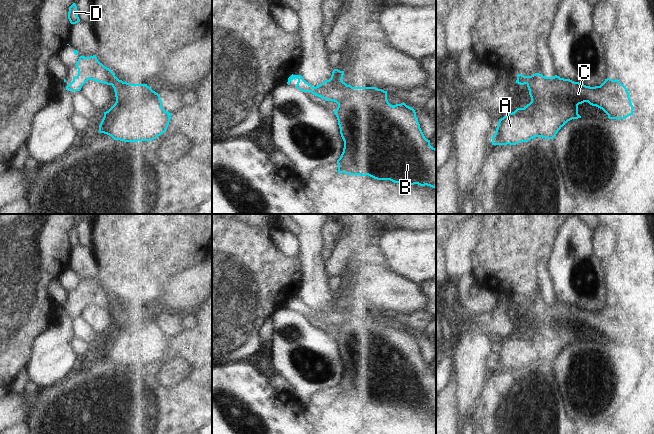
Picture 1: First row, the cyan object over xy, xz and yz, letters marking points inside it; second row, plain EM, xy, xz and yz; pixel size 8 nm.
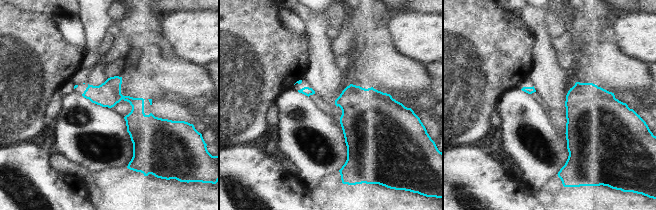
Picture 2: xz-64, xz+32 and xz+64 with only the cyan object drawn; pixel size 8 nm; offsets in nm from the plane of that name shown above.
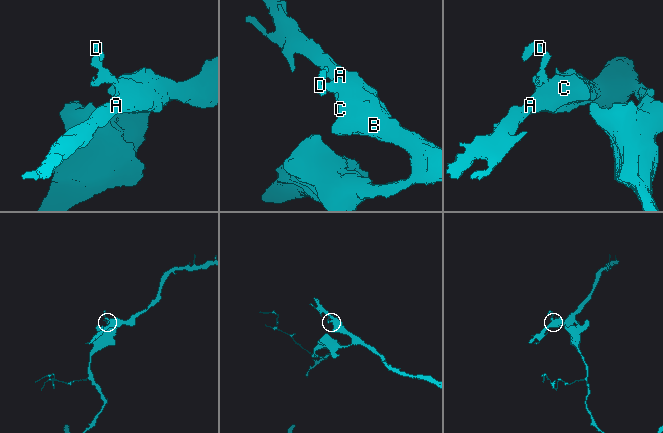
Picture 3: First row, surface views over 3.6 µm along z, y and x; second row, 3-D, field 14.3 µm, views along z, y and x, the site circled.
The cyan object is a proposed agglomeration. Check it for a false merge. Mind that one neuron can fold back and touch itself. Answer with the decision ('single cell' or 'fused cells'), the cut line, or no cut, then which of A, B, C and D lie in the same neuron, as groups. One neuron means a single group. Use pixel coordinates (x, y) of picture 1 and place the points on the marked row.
single cell | no cut | A B C D

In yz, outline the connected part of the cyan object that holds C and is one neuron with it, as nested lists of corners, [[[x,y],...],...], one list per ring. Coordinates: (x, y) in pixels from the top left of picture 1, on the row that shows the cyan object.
[[[517,74],[516,83],[526,84],[531,102],[499,119],[492,145],[516,145],[535,137],[553,139],[570,120],[581,118],[578,105],[588,102],[602,109],[609,119],[633,115],[627,88],[610,78],[600,86],[590,87],[570,79]]]

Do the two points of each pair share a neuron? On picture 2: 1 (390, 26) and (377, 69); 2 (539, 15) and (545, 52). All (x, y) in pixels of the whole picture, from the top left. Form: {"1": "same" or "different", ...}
{"1": "different", "2": "different"}

